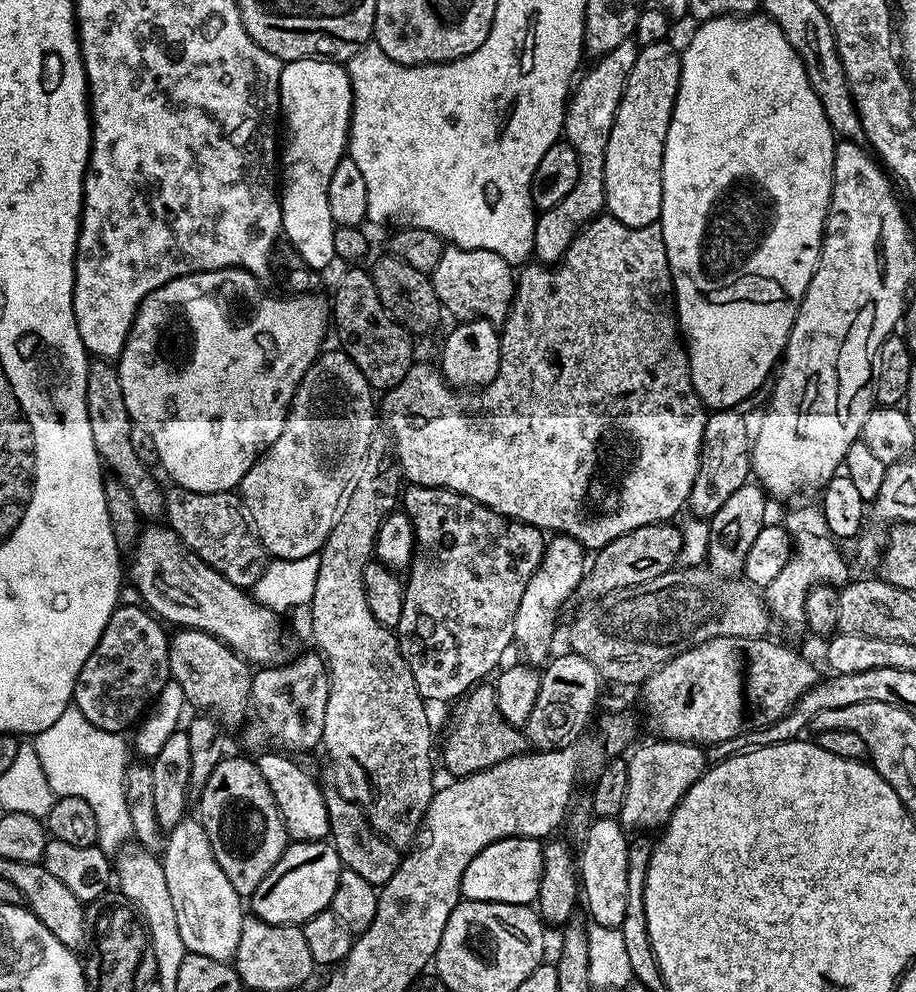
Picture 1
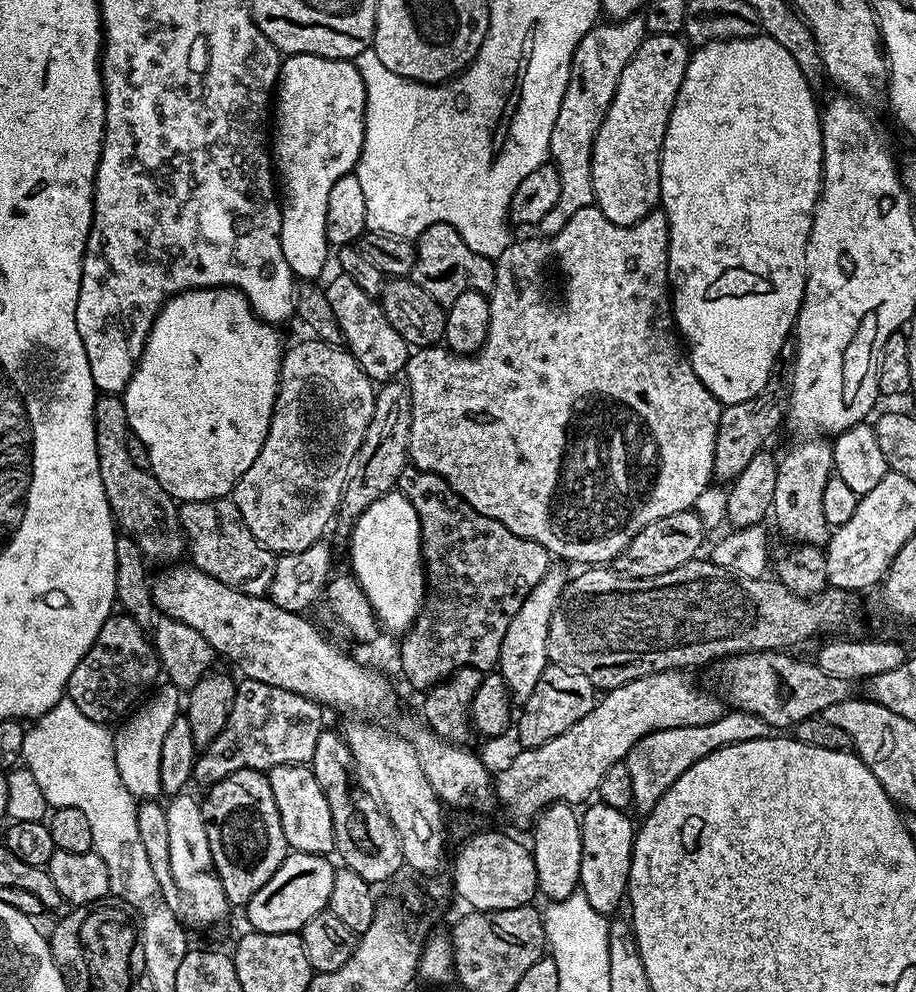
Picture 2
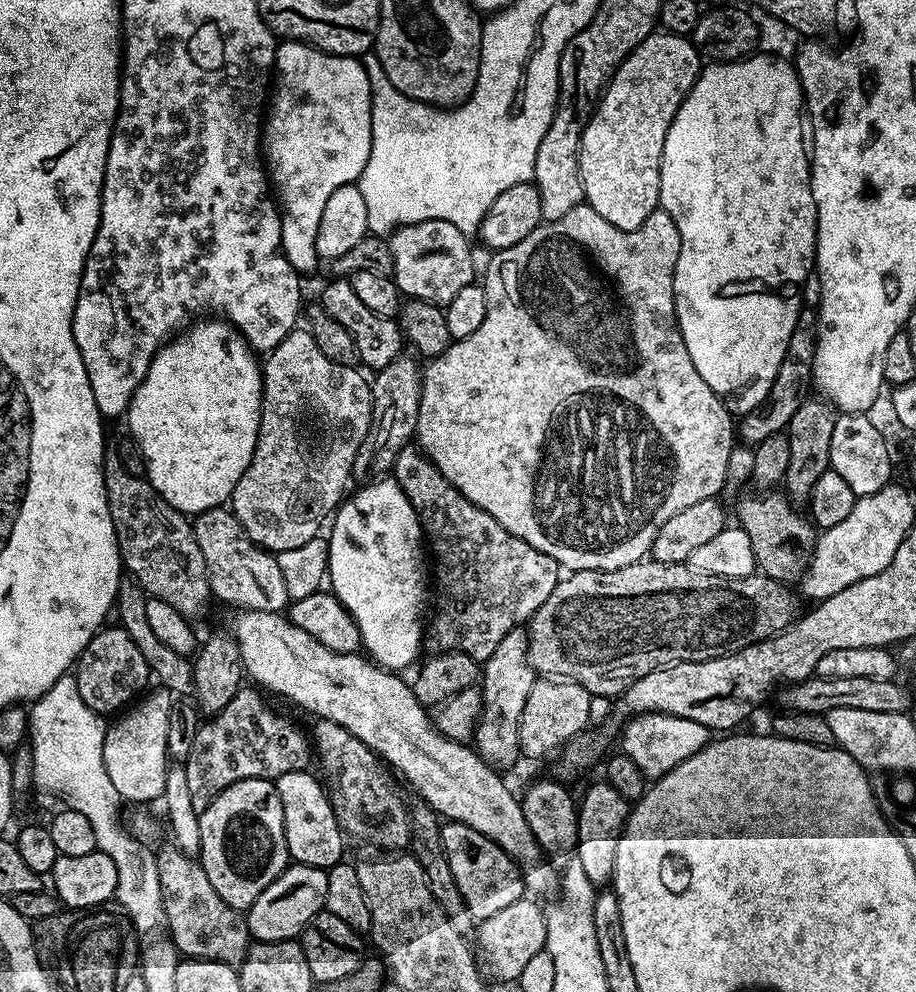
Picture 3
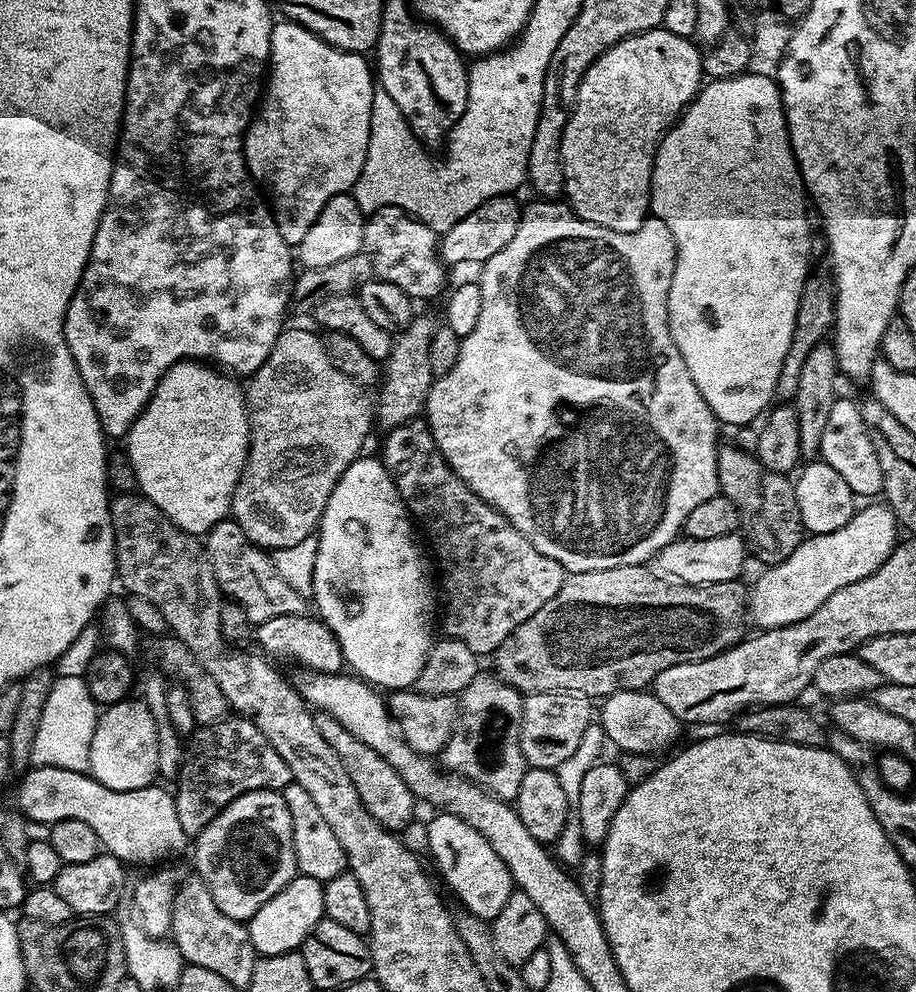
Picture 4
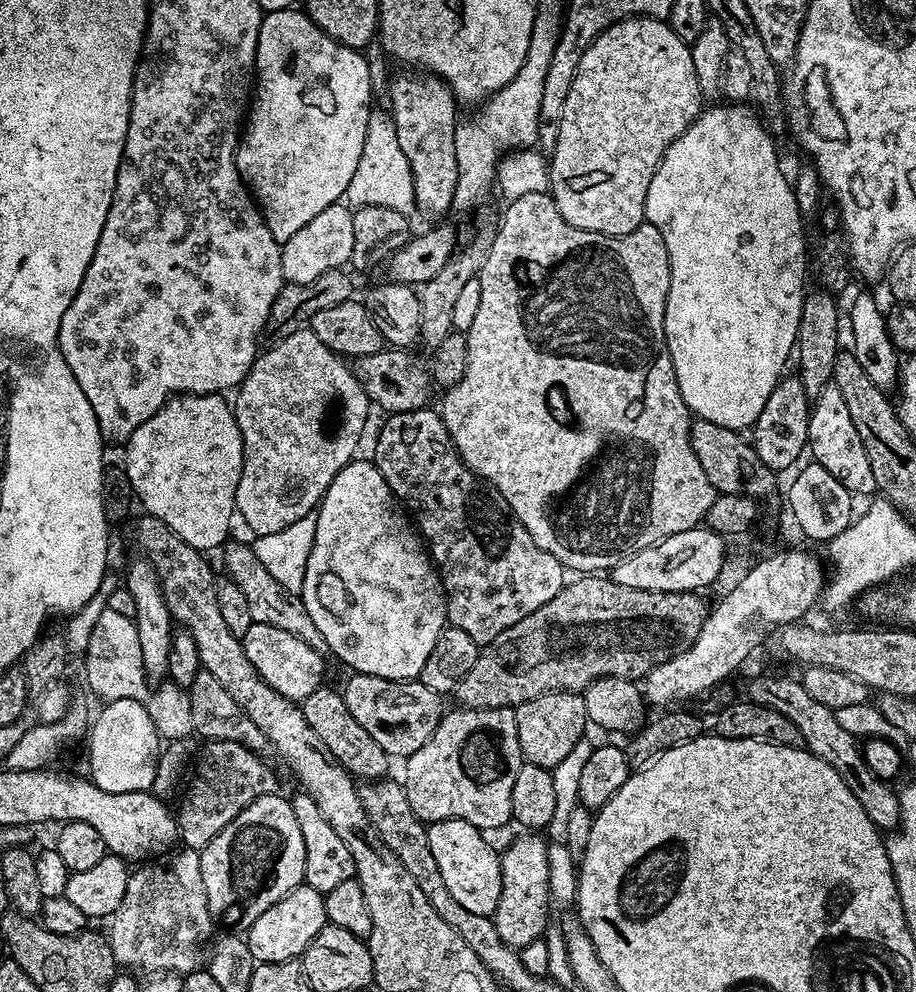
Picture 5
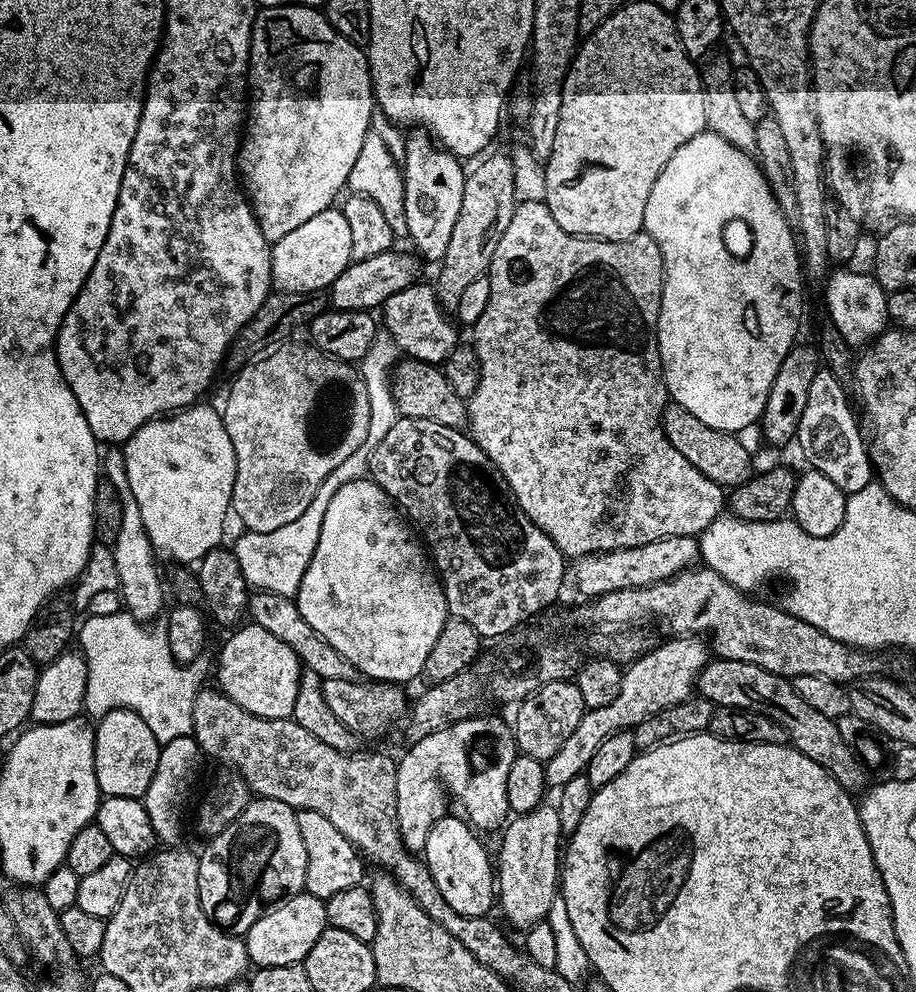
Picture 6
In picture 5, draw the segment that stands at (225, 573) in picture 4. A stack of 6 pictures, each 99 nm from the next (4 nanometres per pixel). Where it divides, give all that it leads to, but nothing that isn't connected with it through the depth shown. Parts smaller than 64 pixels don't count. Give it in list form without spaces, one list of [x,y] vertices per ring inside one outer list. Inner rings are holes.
[[[247,543],[231,544],[223,549],[224,568],[228,571],[225,573],[227,579],[238,582],[238,587],[242,589],[242,595],[246,597],[250,606],[253,624],[278,626],[278,630],[287,630],[288,633],[302,638],[302,642],[306,642],[314,650],[323,653],[324,639],[322,634],[318,634],[318,626],[310,622],[310,614],[306,614],[303,599],[297,593],[288,592],[282,586],[278,586],[278,581],[271,576],[270,570],[266,570],[266,566],[262,566],[262,562],[258,562],[258,556]]]

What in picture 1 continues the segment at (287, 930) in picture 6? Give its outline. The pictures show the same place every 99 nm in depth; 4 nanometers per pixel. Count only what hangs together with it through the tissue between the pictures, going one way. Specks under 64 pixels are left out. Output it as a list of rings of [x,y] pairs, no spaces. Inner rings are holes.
[[[327,839],[289,843],[278,862],[274,862],[270,874],[266,874],[262,882],[258,882],[258,890],[252,892],[251,915],[271,924],[303,925],[305,920],[325,911],[331,905],[341,867],[335,846]]]

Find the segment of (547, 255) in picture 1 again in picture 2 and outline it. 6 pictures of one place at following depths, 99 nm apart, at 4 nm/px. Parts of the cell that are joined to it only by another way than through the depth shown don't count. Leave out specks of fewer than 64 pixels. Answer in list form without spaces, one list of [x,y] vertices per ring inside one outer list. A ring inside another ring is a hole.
[[[637,14],[627,16],[625,20],[597,23],[584,35],[582,42],[578,42],[570,66],[570,82],[566,82],[566,94],[562,94],[562,106],[558,106],[554,130],[550,130],[548,155],[562,178],[562,190],[558,194],[558,202],[554,202],[554,207],[538,225],[543,235],[558,234],[558,230],[578,214],[578,210],[593,207],[596,195],[592,181],[592,151],[596,131],[606,118],[606,110],[610,110],[622,70],[626,70],[630,58],[634,58],[647,35],[649,31],[644,25],[643,15]]]

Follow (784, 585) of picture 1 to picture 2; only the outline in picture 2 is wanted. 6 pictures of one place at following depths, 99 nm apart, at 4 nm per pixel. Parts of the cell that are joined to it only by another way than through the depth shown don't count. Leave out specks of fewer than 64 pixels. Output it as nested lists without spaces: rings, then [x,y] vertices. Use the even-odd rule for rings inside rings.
[[[804,438],[801,444],[796,444],[788,453],[783,457],[782,455],[778,460],[778,471],[776,473],[776,481],[774,482],[774,498],[772,499],[772,511],[770,513],[771,519],[776,519],[776,524],[789,536],[789,541],[803,542],[805,544],[814,544],[817,546],[823,545],[830,535],[830,525],[826,522],[826,514],[822,514],[822,493],[826,491],[826,482],[833,475],[834,469],[832,466],[832,446],[827,439],[824,438]]]

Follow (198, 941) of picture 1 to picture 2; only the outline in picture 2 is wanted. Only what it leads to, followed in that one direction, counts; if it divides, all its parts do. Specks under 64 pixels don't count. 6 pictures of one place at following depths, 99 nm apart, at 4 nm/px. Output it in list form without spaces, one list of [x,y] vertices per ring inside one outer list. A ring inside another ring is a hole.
[[[190,792],[173,796],[167,803],[164,809],[167,814],[166,826],[169,827],[170,870],[175,884],[181,895],[190,900],[190,912],[198,923],[216,924],[225,918],[230,911],[230,905],[225,891],[222,890],[221,880],[214,871],[201,803]]]

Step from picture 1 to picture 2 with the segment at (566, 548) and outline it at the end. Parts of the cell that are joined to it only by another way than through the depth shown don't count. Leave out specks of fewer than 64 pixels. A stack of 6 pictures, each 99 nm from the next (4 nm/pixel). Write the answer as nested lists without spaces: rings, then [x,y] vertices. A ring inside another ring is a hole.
[[[556,566],[549,567],[548,573],[530,590],[526,602],[518,606],[518,614],[510,618],[510,626],[506,626],[506,638],[502,638],[498,671],[506,682],[509,693],[516,702],[523,702],[534,694],[534,686],[538,686],[538,678],[542,678],[542,670],[550,663],[546,650],[546,638],[550,630],[550,618],[560,601],[560,595],[566,583],[566,575]]]

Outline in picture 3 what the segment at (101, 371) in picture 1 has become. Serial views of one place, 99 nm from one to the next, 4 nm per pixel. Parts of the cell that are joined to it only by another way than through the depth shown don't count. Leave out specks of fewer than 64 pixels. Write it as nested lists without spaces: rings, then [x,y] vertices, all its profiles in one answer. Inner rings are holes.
[[[115,454],[105,455],[104,485],[123,571],[149,597],[168,602],[178,614],[187,618],[202,615],[213,595],[206,558],[198,550],[198,538],[192,529],[193,521],[185,513],[174,510],[145,477],[130,474]]]

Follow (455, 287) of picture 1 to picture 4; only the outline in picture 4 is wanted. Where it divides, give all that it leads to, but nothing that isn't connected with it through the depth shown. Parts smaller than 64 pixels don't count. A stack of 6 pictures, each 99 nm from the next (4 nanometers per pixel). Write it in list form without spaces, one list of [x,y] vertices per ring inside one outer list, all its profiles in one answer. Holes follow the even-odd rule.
[[[382,206],[365,219],[362,251],[370,258],[375,279],[398,286],[413,301],[432,300],[440,291],[445,291],[446,265],[440,258],[436,229],[409,216],[398,206]]]

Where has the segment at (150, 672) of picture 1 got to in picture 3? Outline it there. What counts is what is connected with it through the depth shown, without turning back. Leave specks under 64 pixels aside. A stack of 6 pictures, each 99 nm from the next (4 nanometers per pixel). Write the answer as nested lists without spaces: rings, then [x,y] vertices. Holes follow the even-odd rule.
[[[101,627],[84,647],[84,652],[74,665],[74,675],[78,682],[78,694],[82,694],[82,702],[86,702],[90,710],[116,714],[131,705],[149,687],[150,673],[146,658],[142,658],[142,650],[134,646],[134,638],[130,638],[130,634],[126,634],[122,627],[108,627]]]

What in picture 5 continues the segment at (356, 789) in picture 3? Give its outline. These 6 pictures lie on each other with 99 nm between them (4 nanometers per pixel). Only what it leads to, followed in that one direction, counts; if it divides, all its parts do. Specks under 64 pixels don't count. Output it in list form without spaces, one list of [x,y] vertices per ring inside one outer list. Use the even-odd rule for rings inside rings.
[[[321,686],[314,690],[314,694],[310,694],[299,705],[306,722],[310,722],[310,730],[314,730],[318,738],[322,738],[326,750],[330,750],[330,754],[334,754],[334,758],[347,770],[348,775],[357,781],[371,782],[387,777],[390,757],[382,750],[382,746],[378,746],[378,742],[374,742],[374,738],[370,738],[366,726],[358,726],[358,722],[354,722],[354,714],[346,710],[343,695],[337,689],[335,692],[328,687]]]

